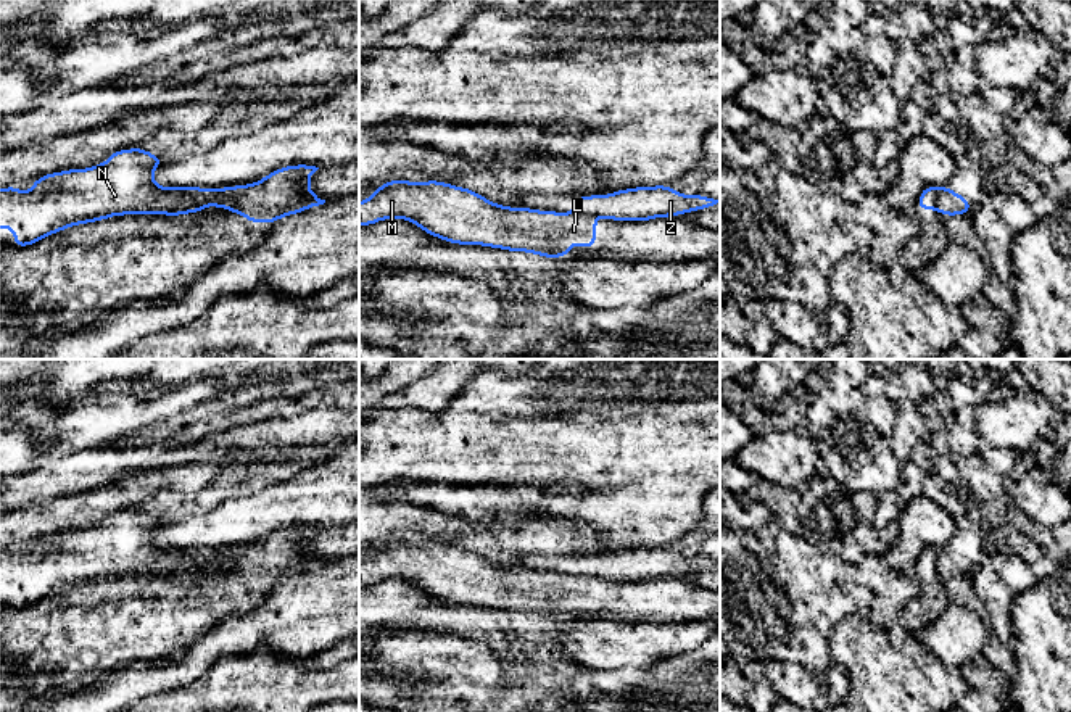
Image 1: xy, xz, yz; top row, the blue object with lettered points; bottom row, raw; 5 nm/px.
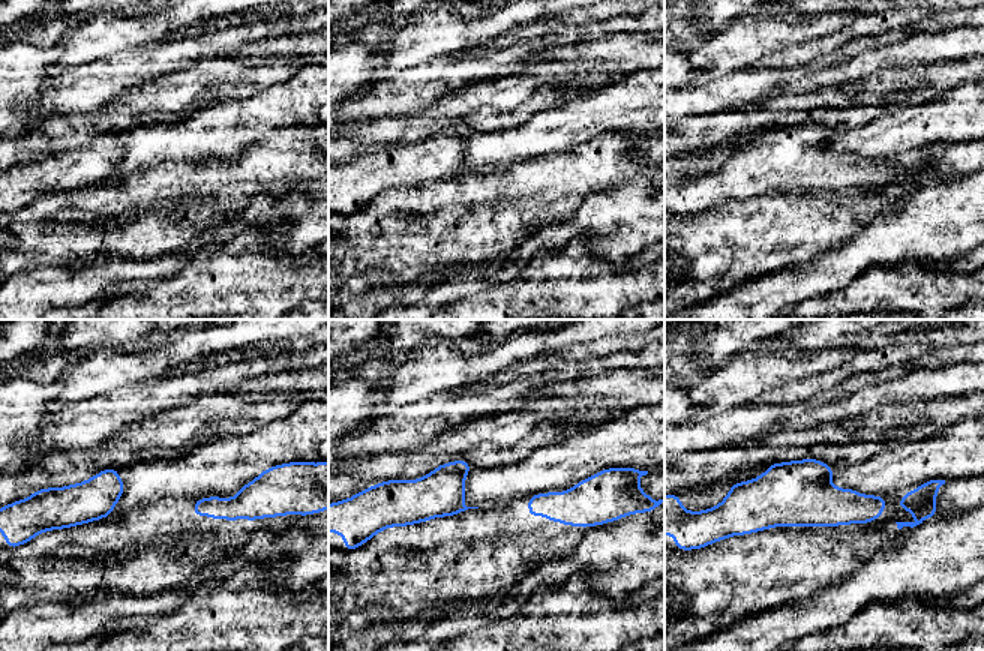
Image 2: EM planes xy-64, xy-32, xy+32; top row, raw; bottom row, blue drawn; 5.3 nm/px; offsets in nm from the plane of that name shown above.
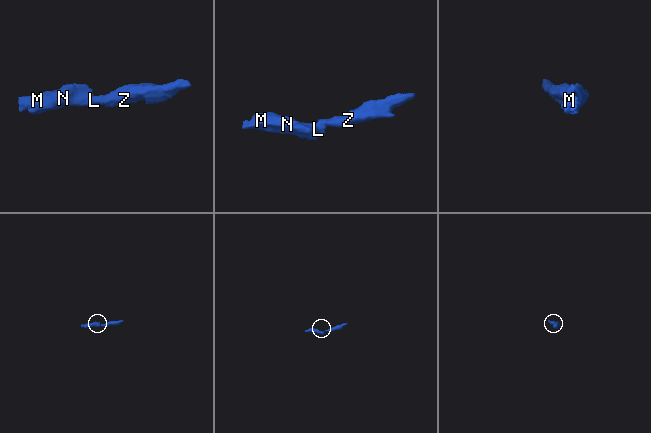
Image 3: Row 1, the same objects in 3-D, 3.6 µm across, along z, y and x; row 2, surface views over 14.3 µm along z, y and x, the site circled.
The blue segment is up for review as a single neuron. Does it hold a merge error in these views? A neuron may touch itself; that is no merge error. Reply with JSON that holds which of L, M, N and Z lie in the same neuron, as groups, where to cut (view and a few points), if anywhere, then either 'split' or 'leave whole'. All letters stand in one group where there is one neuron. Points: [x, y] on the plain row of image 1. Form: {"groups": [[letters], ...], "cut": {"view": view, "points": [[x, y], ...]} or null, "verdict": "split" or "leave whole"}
{"groups": [["L", "M", "N"], ["Z"]], "cut": {"view": "xz", "points": [[574, 574], [591, 574], [595, 577]]}, "verdict": "split"}

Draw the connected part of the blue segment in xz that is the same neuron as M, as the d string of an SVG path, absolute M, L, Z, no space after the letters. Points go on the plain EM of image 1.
M391 541L380 544L374 556L359 564L359 586L406 580L448 604L527 612L544 619L570 615L573 602L580 609L594 609L594 578L589 573L509 569L440 541Z

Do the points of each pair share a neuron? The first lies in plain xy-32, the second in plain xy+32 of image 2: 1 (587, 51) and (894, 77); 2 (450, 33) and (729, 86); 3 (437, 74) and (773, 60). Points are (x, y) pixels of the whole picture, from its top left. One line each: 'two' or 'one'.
1: two
2: two
3: two

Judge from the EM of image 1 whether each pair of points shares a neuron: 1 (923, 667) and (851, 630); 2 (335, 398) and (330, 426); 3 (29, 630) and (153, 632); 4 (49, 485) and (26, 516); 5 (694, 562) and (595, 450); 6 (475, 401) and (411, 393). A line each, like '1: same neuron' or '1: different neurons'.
1: same neuron
2: different neurons
3: same neuron
4: different neurons
5: different neurons
6: different neurons

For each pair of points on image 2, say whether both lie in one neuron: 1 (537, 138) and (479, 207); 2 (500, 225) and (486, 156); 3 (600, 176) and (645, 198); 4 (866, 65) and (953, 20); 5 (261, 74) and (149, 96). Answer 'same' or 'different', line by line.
1: different
2: different
3: different
4: different
5: same

